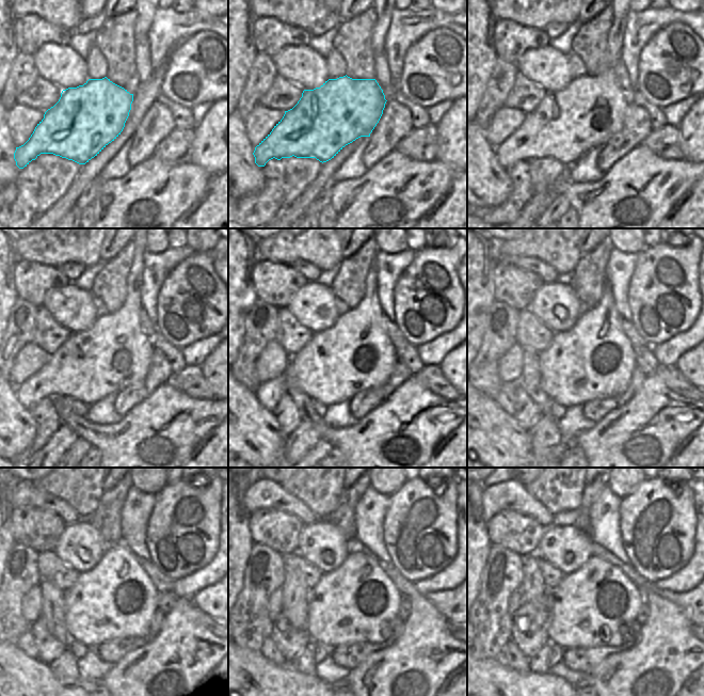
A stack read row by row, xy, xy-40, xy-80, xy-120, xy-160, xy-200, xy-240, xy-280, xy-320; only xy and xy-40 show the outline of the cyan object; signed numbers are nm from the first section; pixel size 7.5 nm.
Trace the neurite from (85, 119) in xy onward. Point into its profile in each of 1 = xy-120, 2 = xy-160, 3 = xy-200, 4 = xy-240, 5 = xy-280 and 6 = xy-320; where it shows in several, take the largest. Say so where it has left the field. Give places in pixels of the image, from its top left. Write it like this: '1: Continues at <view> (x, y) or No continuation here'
1: Continues at xy-120 (113, 353)
2: Continues at xy-160 (353, 354)
3: Continues at xy-200 (593, 360)
4: Continues at xy-240 (116, 599)
5: Continues at xy-280 (356, 602)
6: Continues at xy-320 (593, 606)

